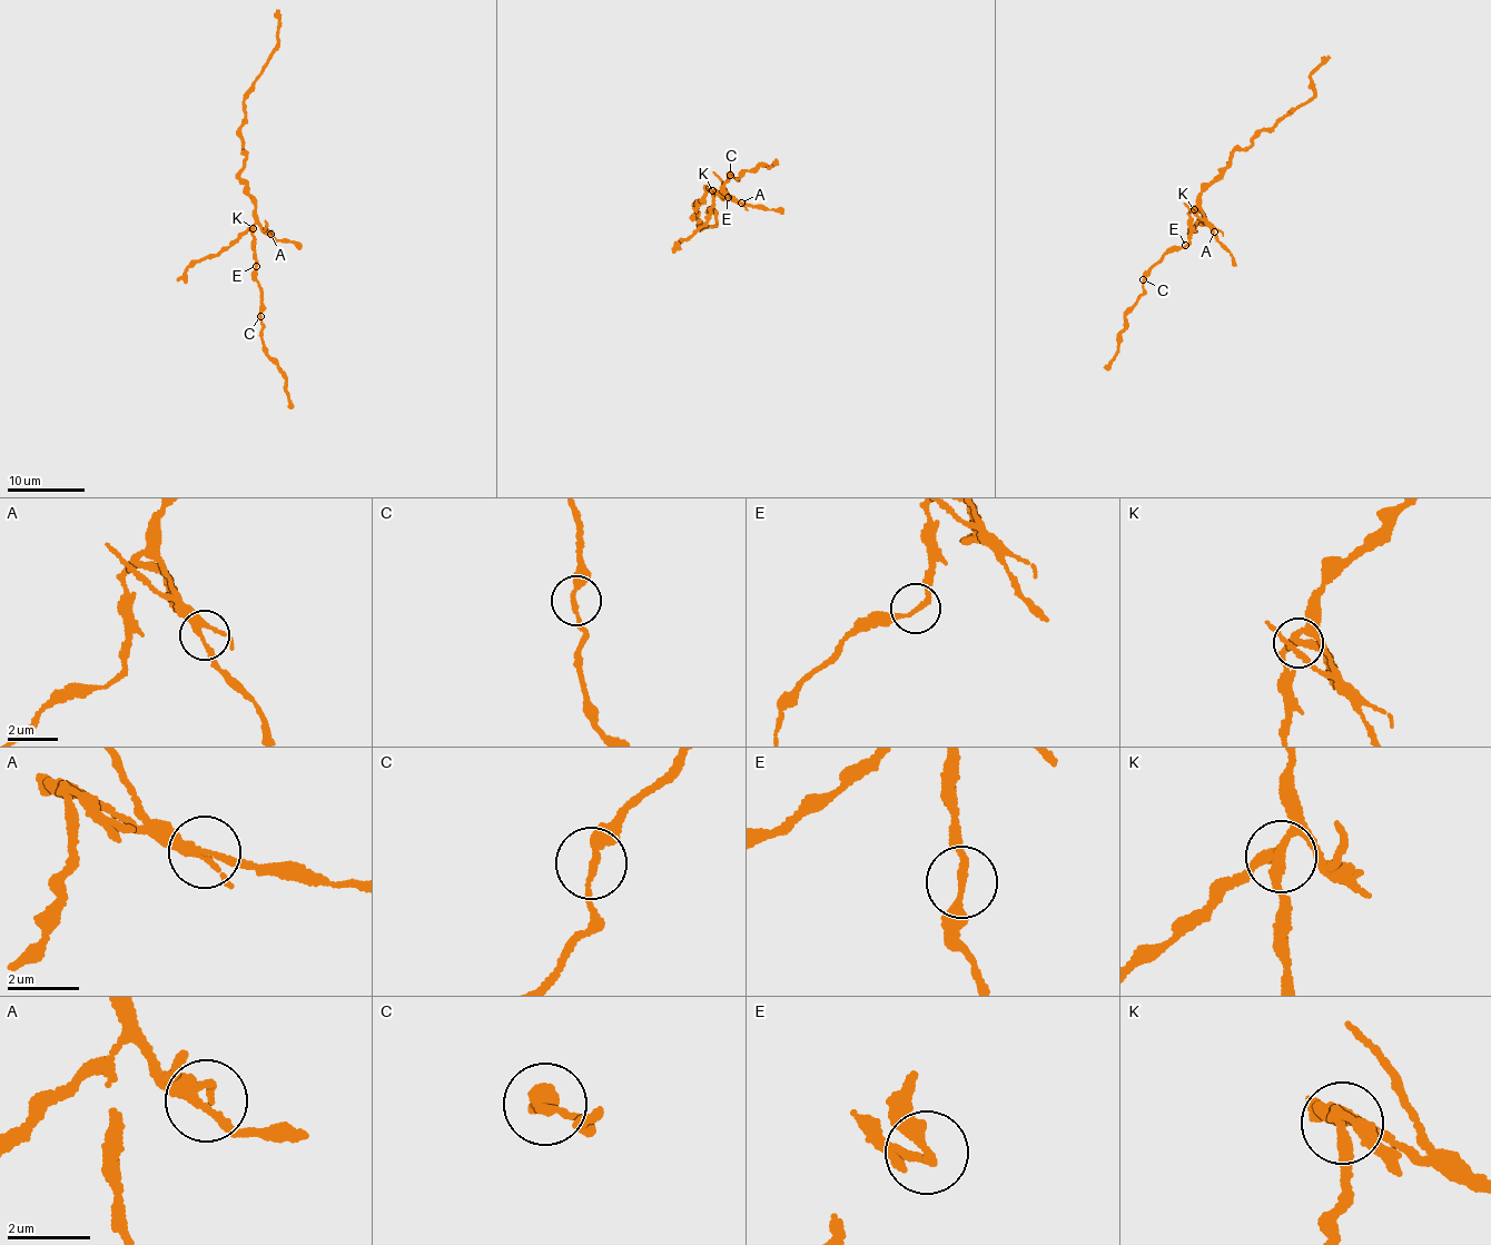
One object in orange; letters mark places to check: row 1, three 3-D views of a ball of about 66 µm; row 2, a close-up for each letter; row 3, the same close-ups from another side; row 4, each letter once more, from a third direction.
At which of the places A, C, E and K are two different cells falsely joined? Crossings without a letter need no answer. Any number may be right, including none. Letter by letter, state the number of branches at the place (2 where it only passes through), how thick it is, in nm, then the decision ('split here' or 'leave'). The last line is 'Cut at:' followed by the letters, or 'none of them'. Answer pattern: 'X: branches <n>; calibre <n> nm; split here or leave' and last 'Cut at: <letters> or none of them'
A: branches 3; calibre 200 nm; leave
C: branches 2; calibre 220 nm; leave
E: branches 2; calibre 180 nm; leave
K: branches 3; calibre 260 nm; split here
Cut at: K

